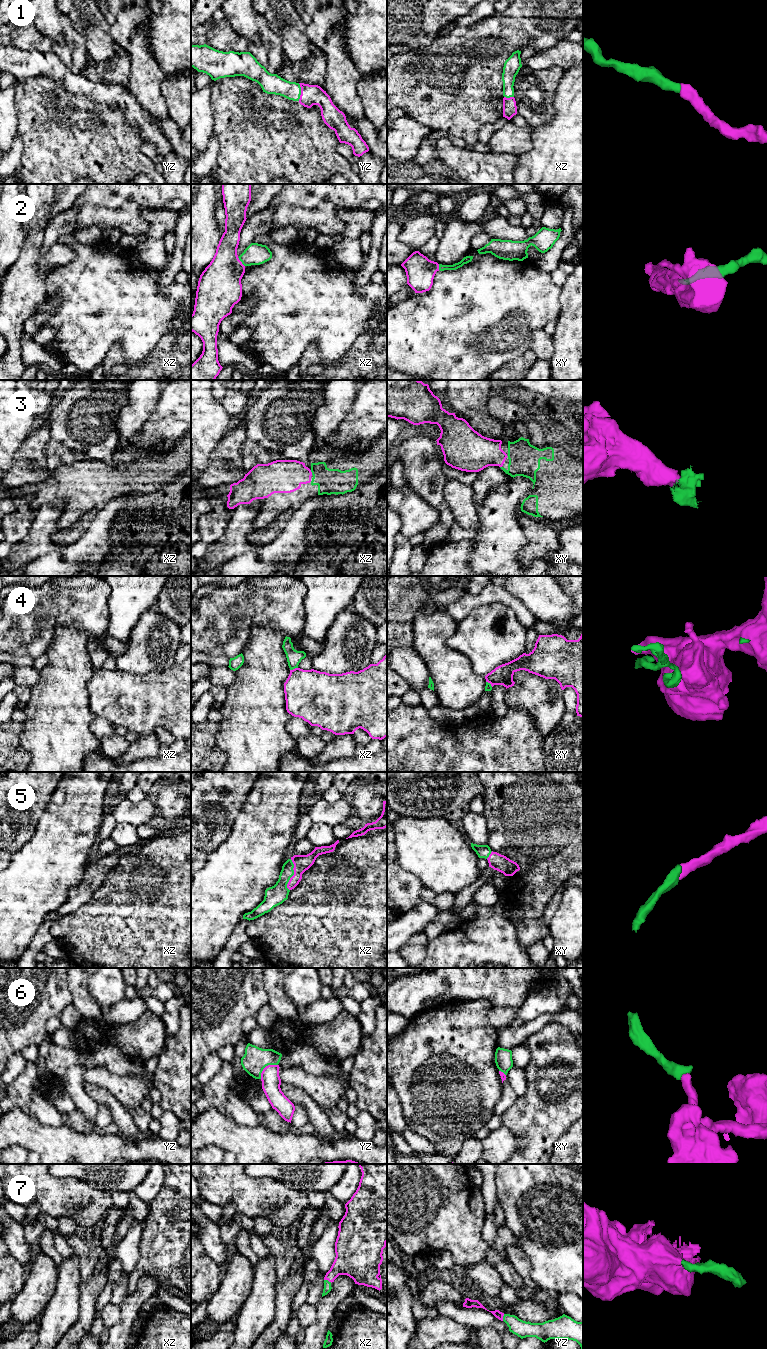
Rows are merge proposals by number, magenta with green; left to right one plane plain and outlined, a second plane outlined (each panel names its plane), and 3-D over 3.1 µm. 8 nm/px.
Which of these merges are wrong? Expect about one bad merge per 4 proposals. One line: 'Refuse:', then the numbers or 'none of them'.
Refuse: 4, 6

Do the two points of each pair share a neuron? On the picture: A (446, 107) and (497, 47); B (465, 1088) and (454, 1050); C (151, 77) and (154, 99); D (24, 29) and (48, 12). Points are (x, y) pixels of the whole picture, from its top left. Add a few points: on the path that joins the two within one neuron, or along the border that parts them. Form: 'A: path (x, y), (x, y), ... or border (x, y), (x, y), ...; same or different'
A: path (457, 92), (461, 88), (461, 83), (482, 62); same
B: path (462, 1079), (457, 1074), (456, 1059); same
C: path (151, 82), (151, 94); same
D: border (35, 29), (54, 41); different

